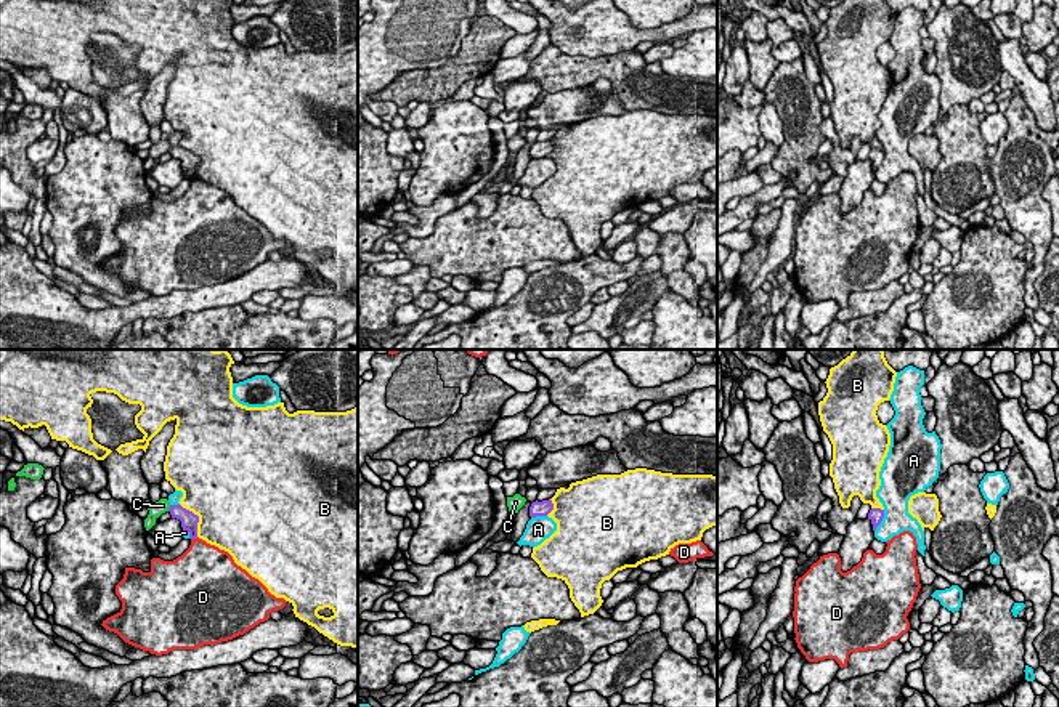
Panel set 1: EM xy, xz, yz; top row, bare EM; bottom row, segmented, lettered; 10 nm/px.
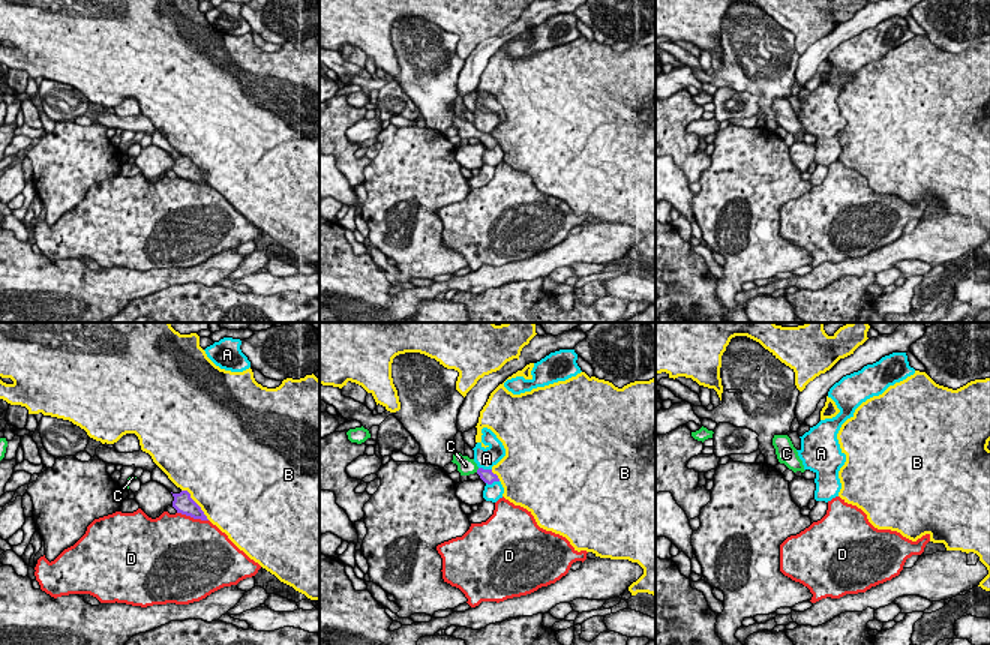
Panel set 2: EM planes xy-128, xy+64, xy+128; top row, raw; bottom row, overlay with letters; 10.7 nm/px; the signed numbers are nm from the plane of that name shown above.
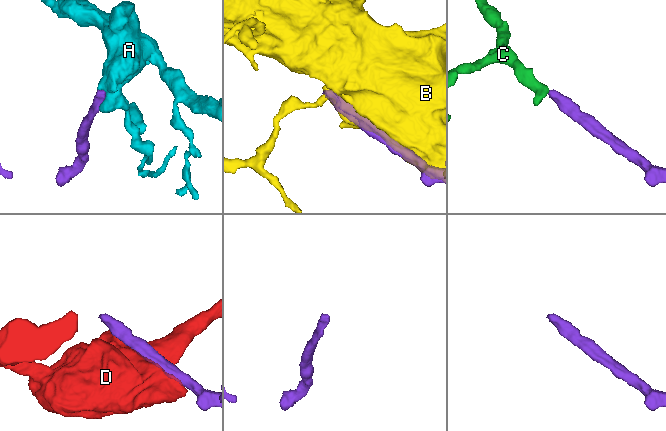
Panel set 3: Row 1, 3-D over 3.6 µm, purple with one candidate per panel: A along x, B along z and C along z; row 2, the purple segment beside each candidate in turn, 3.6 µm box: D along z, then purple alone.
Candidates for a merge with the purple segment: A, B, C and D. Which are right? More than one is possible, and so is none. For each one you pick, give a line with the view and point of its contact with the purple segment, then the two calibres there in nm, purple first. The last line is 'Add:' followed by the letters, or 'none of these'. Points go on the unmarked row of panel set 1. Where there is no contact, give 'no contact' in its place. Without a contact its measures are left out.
C: xy (169, 149) | 160/140 nm
Add: C

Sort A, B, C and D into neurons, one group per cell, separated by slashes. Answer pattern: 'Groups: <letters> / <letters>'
Groups: A / B / C / D

